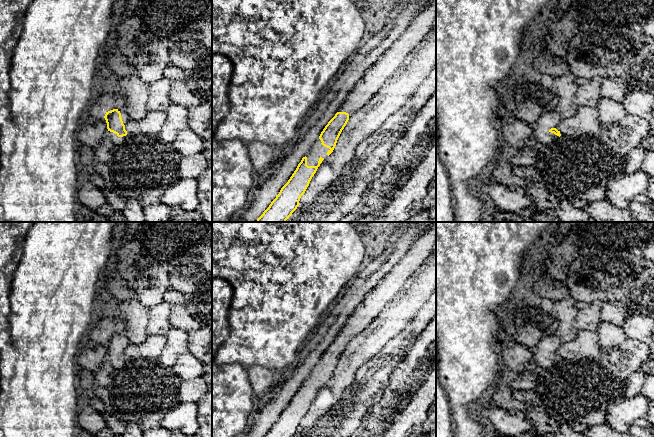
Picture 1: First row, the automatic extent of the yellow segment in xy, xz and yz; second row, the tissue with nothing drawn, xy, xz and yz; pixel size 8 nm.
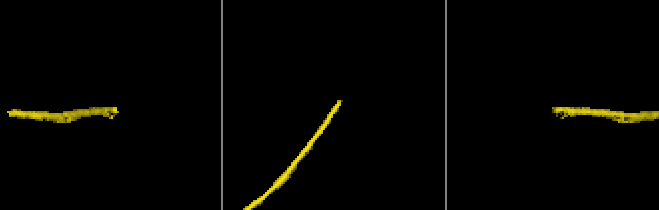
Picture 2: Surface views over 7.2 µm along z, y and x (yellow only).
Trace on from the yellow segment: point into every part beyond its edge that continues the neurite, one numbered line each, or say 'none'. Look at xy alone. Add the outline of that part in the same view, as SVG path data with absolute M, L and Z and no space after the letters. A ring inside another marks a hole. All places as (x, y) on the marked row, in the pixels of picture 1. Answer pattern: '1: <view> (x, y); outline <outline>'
1: xy (117, 141); outline M107 131L106 135L110 138L113 145L117 148L127 140L127 136L118 137L117 134L110 131Z

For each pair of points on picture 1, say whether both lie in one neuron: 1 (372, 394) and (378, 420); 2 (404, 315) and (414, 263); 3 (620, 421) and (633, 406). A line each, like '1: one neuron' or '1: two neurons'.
1: two neurons
2: one neuron
3: one neuron

